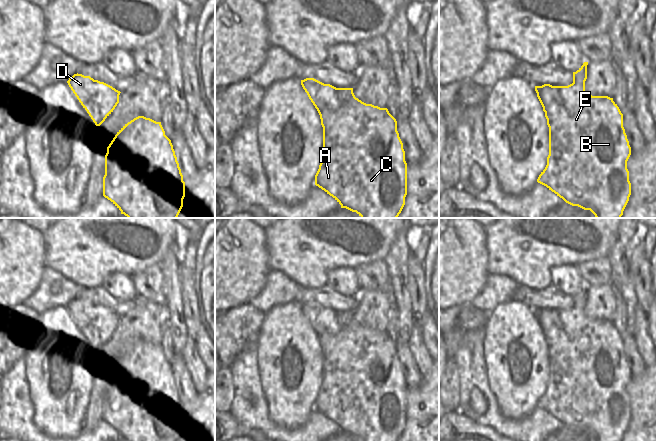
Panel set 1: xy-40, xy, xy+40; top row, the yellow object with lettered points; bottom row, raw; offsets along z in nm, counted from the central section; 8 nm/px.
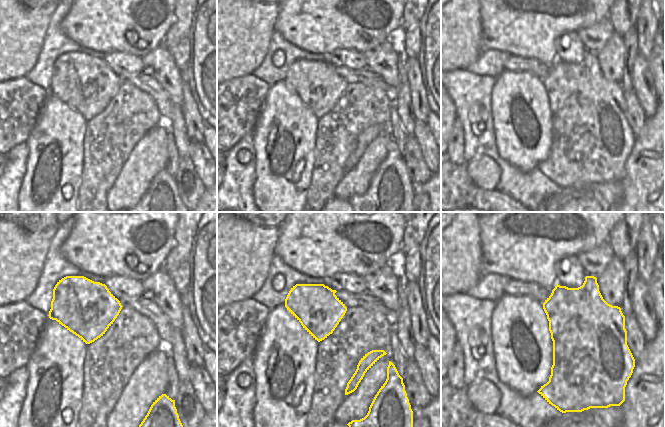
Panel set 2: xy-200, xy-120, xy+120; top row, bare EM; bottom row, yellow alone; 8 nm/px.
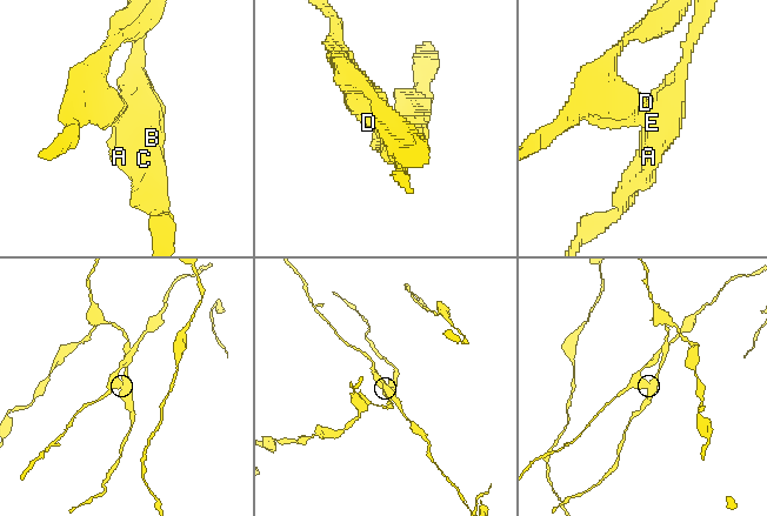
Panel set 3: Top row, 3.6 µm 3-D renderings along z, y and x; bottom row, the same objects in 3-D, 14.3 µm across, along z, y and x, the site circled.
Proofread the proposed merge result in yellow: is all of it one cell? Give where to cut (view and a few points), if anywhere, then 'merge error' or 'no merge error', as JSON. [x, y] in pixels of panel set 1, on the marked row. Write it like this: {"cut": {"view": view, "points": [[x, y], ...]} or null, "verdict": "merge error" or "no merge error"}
{"cut": {"view": "xy+40", "points": [[559, 86], [557, 93], [547, 90], [543, 95], [545, 114]]}, "verdict": "merge error"}

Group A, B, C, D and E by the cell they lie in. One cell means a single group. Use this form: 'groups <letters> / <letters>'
groups A B C E / D

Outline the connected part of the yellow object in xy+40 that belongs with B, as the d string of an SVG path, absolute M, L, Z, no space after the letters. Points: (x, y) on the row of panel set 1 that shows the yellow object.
M587 65L573 72L573 83L559 86L559 96L554 90L547 90L543 95L549 127L549 155L547 165L539 175L537 182L546 186L566 203L590 210L596 218L621 218L631 195L631 183L627 161L631 155L631 147L623 127L623 114L613 98L608 96L592 96L585 91Z

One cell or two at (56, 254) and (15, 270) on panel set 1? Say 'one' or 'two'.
two

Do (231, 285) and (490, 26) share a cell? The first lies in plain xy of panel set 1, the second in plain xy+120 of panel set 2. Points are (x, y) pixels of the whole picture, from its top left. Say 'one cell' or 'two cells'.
two cells

